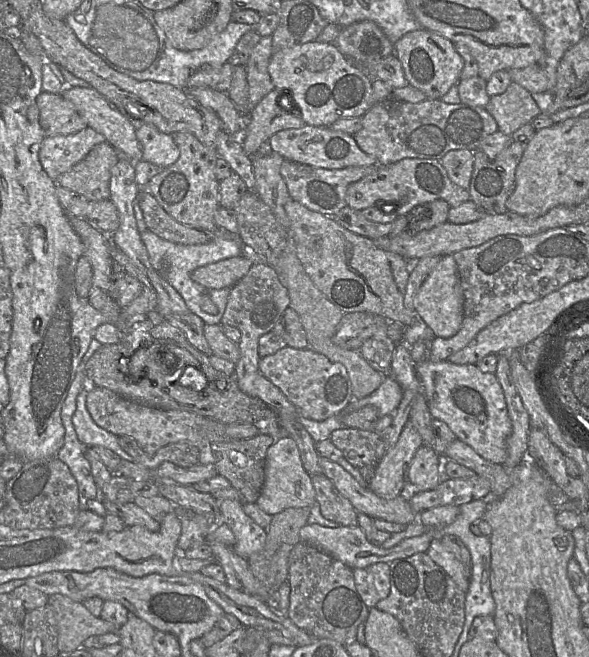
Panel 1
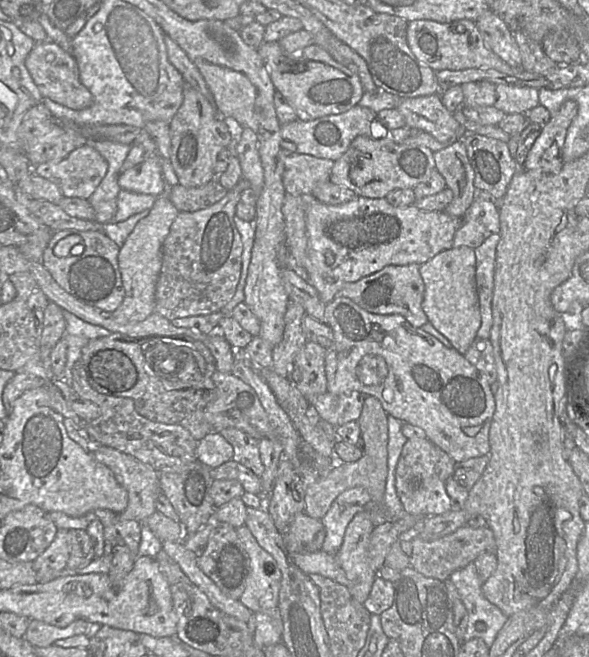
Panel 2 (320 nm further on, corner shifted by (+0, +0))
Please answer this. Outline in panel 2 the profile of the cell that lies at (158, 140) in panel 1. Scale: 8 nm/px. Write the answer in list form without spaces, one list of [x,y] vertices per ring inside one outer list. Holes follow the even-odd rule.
[[[158,153],[152,155],[120,174],[118,178],[120,188],[160,197],[164,192],[163,164],[164,159]]]

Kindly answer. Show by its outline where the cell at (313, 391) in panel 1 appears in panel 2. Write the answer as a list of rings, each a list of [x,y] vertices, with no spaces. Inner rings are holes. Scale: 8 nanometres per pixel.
[[[327,391],[312,399],[311,406],[323,420],[337,427],[350,421],[358,421],[365,396],[359,391],[341,394]]]

